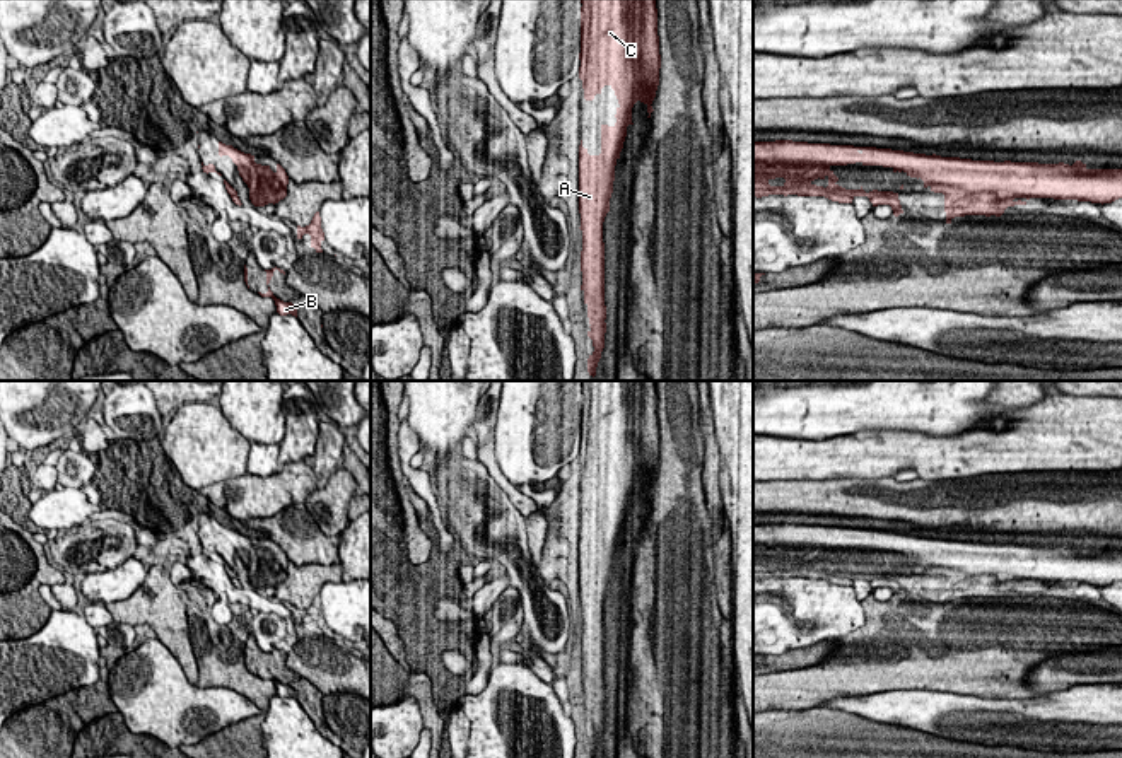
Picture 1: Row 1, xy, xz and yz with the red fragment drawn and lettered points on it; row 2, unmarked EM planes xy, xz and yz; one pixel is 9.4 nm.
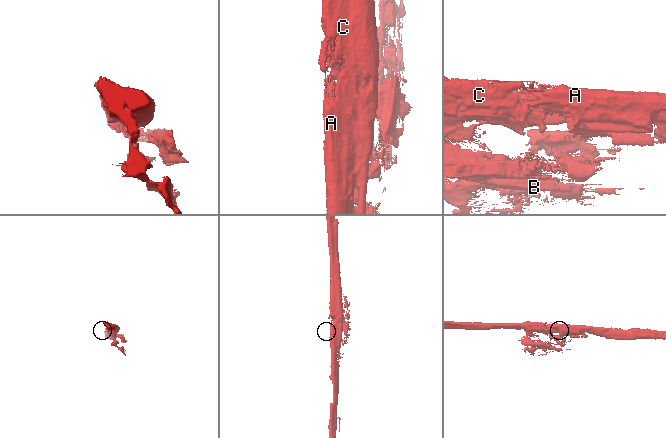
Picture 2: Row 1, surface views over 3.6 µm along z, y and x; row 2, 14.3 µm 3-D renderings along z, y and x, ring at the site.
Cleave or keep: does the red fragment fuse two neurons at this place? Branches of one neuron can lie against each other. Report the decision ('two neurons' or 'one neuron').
one neuron

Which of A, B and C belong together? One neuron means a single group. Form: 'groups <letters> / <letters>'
groups A B C

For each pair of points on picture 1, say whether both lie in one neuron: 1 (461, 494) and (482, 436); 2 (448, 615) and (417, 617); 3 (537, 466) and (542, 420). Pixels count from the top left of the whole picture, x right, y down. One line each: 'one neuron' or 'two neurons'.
1: two neurons
2: two neurons
3: one neuron

